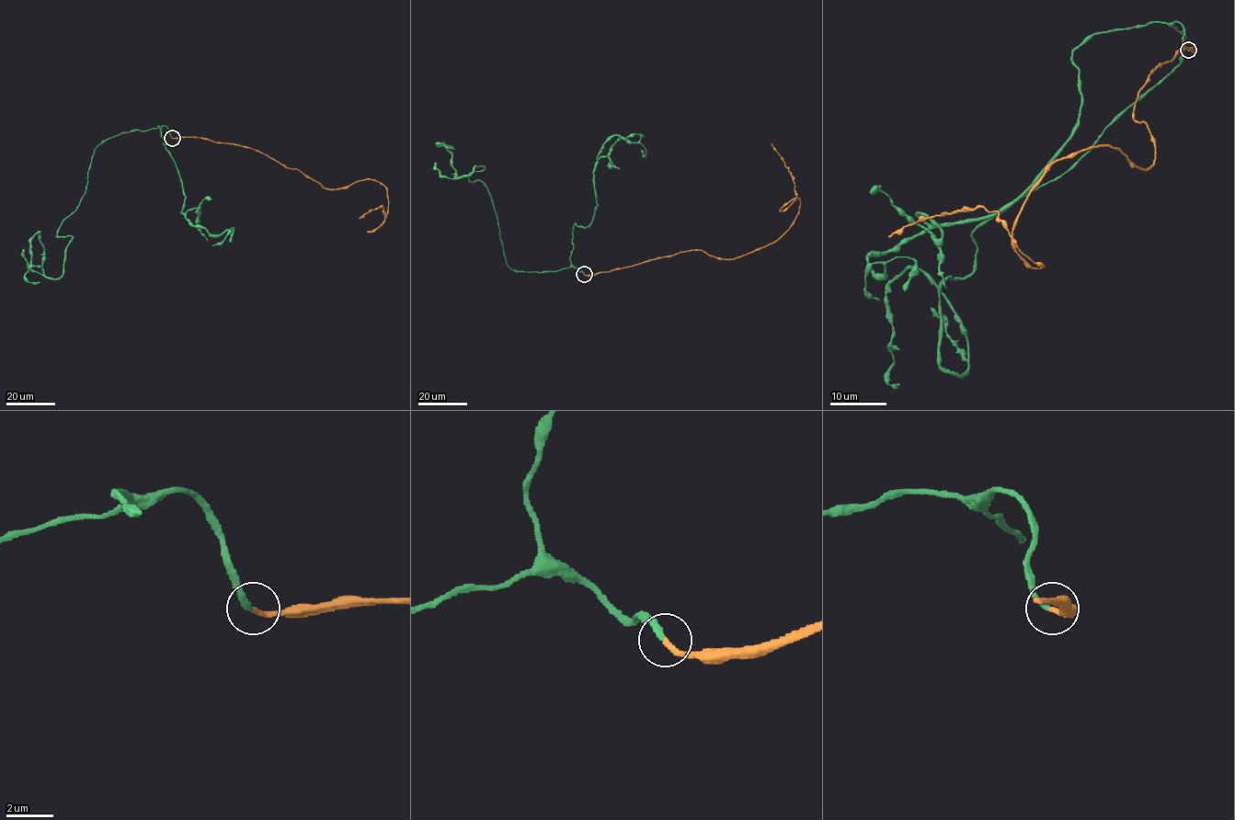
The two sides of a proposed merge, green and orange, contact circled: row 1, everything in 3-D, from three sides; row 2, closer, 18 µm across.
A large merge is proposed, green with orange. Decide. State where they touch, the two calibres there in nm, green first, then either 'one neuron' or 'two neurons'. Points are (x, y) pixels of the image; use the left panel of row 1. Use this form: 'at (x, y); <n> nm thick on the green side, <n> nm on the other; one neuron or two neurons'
at (172, 138); 240 nm thick on the green side, 240 nm on the other; one neuron

